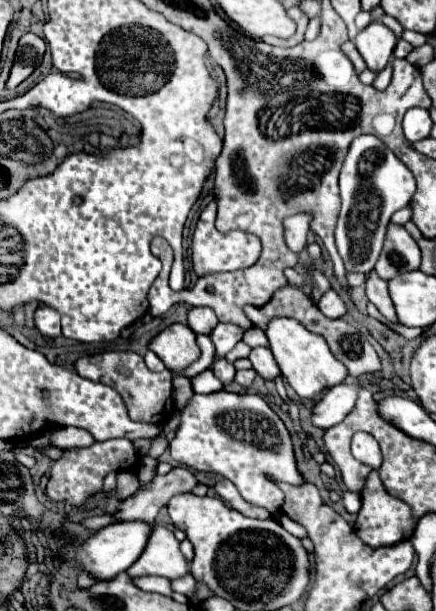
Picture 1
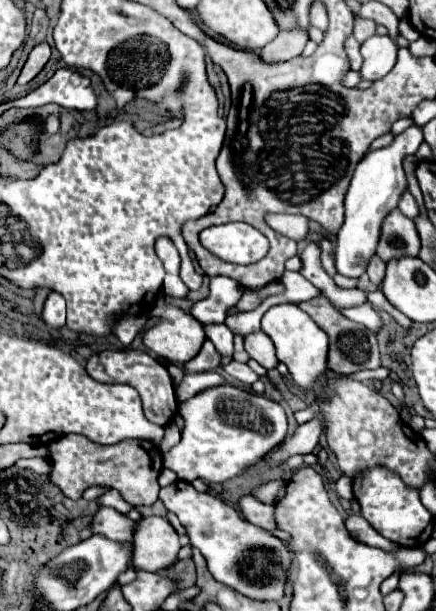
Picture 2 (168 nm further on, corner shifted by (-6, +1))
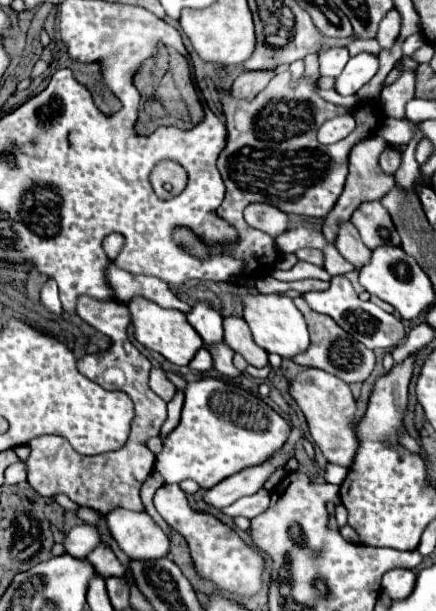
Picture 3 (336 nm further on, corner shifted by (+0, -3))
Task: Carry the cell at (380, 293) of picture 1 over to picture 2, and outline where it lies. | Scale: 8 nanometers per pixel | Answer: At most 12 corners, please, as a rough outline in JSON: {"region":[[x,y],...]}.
{"region":[[377,255],[367,267],[373,285],[381,287],[385,263]]}

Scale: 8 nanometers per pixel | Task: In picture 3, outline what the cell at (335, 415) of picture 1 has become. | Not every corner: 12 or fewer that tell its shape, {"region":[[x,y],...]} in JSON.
{"region":[[283,451],[263,465],[239,471],[203,493],[203,501],[223,509],[257,493],[267,477],[285,467]]}

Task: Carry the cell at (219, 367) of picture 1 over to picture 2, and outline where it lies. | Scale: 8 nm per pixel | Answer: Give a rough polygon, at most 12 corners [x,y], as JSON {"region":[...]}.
{"region":[[205,325],[221,357],[233,357],[233,333],[227,325]]}

